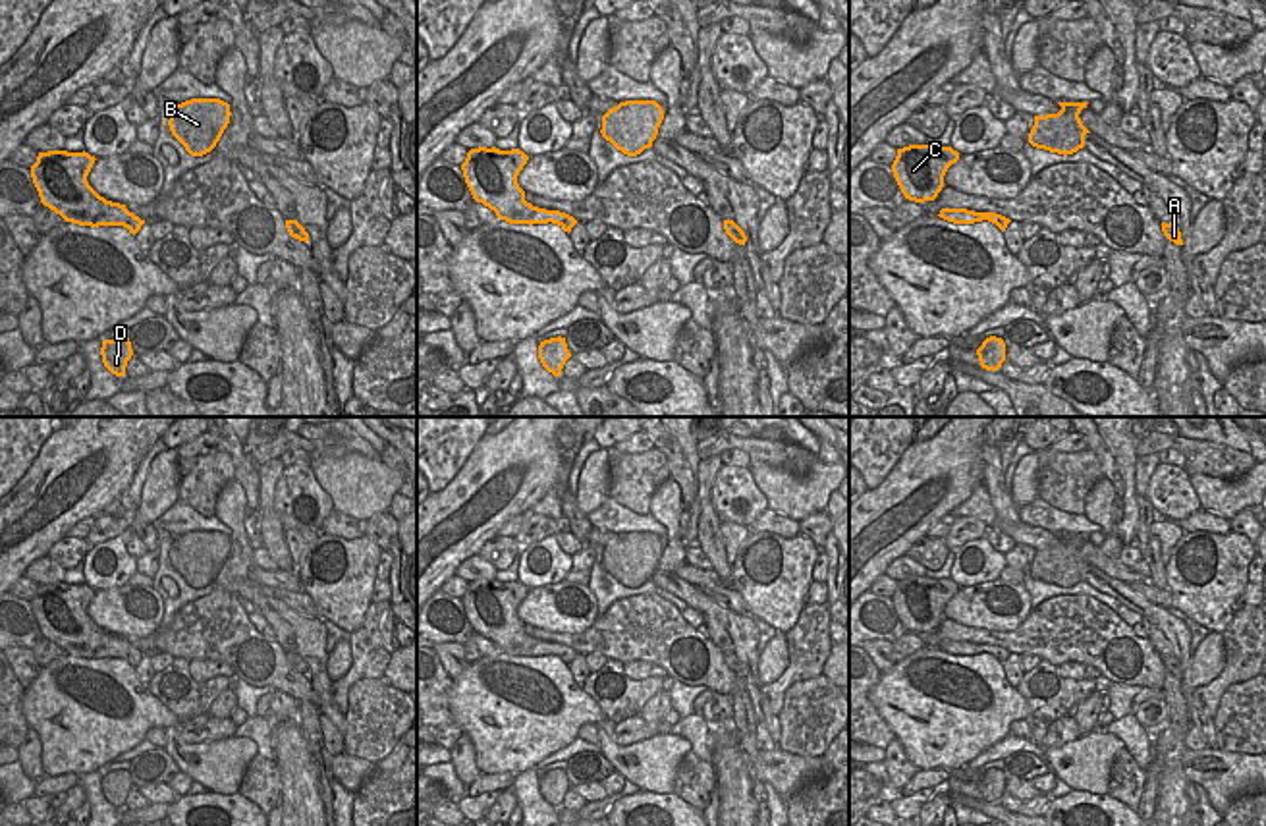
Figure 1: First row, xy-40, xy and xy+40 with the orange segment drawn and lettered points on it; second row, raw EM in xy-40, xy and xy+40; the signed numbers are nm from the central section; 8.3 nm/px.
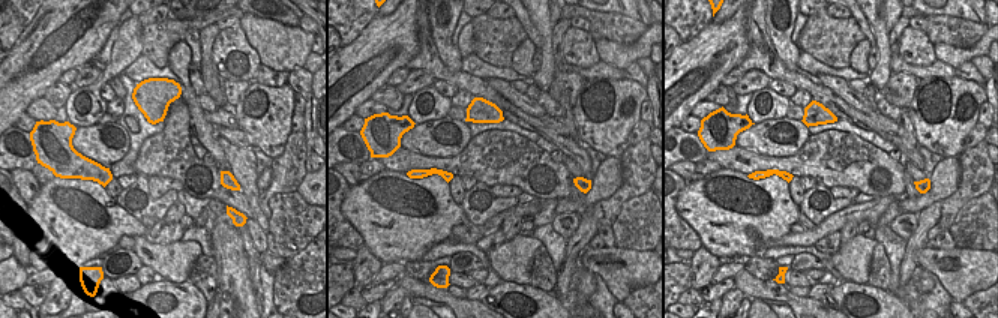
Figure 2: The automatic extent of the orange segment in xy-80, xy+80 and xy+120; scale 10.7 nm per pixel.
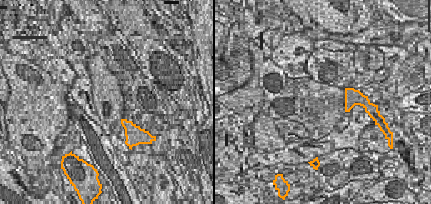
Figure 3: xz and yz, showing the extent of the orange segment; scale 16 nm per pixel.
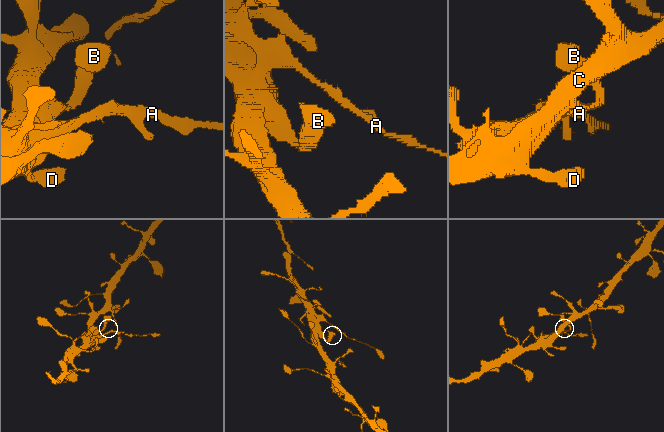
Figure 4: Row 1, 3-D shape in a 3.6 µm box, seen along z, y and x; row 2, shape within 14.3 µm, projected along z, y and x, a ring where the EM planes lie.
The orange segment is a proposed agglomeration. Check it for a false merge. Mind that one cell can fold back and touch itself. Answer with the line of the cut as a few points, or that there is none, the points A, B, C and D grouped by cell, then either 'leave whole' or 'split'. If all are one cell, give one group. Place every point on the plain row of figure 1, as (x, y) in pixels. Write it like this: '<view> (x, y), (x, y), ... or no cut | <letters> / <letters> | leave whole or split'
no cut | A B C D | leave whole

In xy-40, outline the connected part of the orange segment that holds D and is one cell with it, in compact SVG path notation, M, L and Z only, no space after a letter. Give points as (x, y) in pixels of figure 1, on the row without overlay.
M129 770L104 772L100 780L104 799L116 807L124 809L127 793L133 787Z

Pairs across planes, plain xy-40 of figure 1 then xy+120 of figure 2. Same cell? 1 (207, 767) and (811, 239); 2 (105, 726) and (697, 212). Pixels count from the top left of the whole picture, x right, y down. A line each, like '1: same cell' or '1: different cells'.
1: different cells
2: same cell

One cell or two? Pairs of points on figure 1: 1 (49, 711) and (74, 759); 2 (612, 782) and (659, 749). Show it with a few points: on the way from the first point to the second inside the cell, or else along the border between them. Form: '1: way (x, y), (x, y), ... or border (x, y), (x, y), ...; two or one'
1: way (49, 722), (74, 747); one
2: border (614, 770), (626, 778); two

